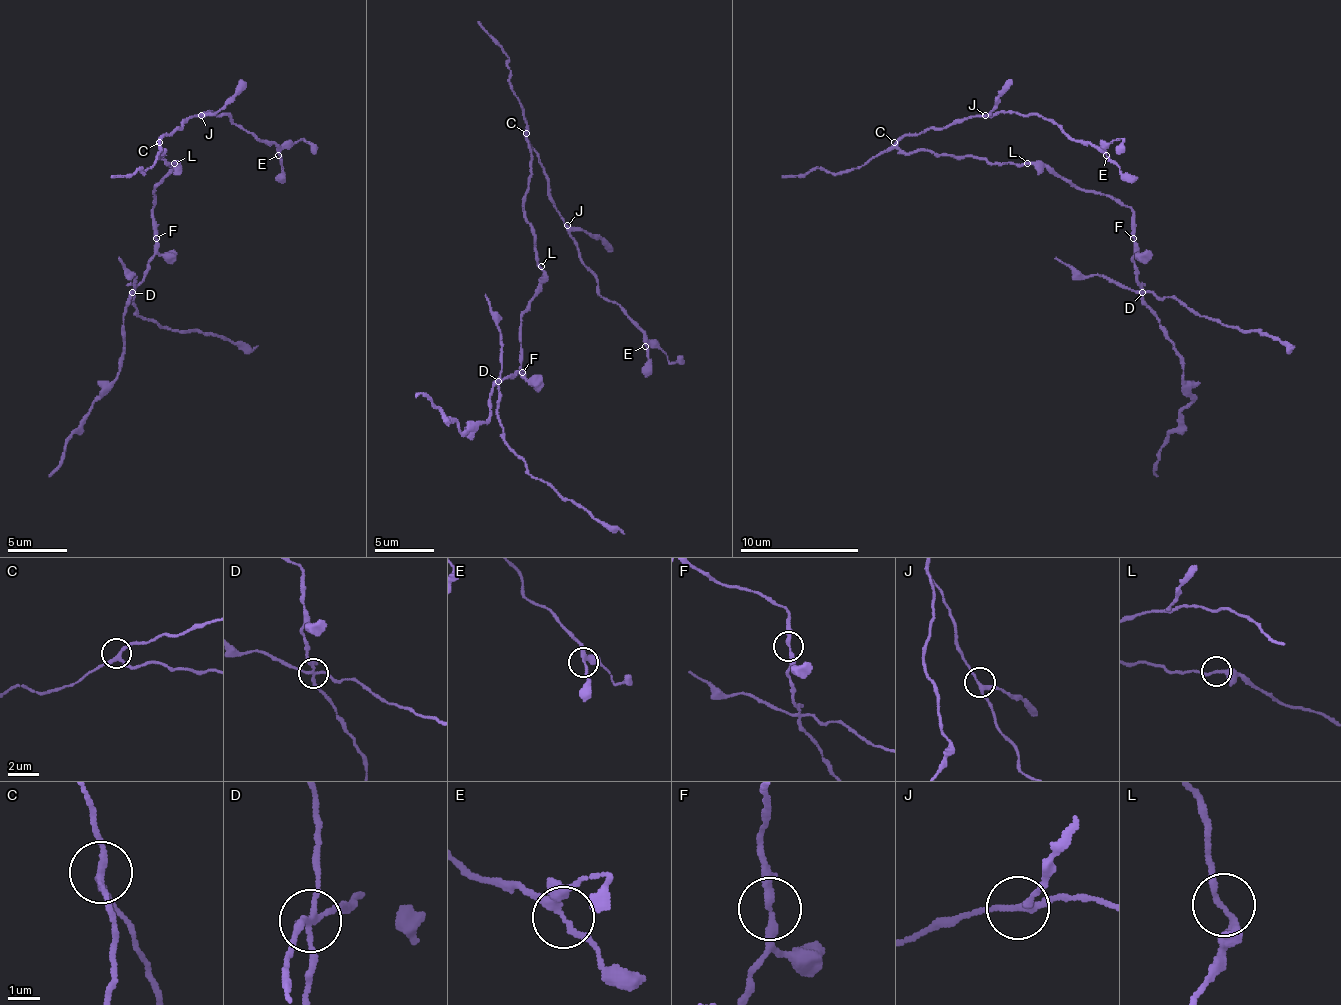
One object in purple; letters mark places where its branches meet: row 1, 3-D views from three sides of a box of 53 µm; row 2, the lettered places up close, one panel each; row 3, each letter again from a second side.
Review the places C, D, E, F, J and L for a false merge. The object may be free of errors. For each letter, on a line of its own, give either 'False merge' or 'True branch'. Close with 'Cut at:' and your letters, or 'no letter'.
C: True branch
D: False merge
E: True branch
F: True branch
J: True branch
L: True branch
Cut at: D

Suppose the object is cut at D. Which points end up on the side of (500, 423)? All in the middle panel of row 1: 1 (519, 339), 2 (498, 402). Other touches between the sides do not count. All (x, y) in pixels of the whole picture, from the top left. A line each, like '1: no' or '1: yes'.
1: no
2: yes

